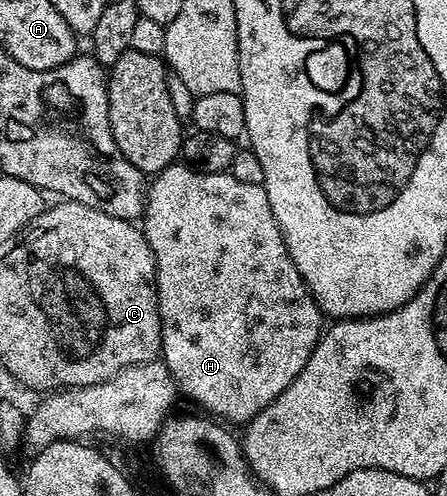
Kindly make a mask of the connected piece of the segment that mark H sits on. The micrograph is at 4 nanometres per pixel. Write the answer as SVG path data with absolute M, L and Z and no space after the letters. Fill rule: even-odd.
M182 161L172 163L152 179L155 180L152 183L150 180L145 191L141 228L156 257L156 295L159 298L162 362L167 364L171 375L174 376L176 388L182 394L184 391L193 402L200 403L204 407L202 410L208 416L219 421L226 421L228 424L246 425L255 415L264 411L278 395L285 393L287 386L303 372L325 330L325 316L319 310L311 290L305 285L301 273L297 271L297 265L293 265L293 257L289 255L289 249L277 225L277 217L273 217L273 208L269 205L269 197L263 185L242 183L230 173L206 175L200 171L191 170Z

